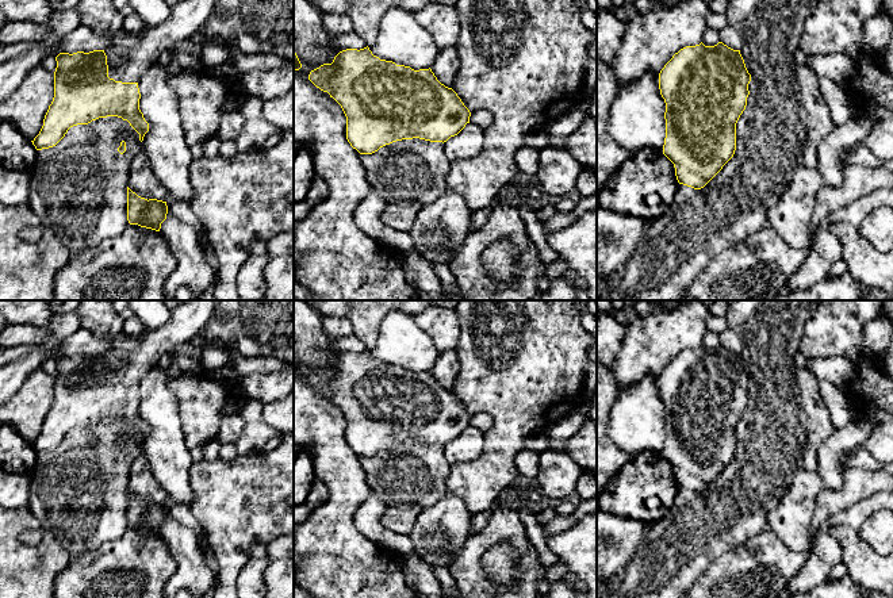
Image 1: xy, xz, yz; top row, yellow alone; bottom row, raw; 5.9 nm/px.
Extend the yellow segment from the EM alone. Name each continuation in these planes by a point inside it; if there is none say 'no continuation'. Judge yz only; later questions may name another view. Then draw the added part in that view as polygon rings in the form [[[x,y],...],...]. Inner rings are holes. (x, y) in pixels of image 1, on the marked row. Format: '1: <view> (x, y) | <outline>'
no continuation

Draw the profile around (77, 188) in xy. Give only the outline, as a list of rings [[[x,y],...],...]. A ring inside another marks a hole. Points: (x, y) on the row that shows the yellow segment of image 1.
[[[107,116],[77,124],[53,147],[37,152],[30,173],[28,206],[74,256],[123,233],[133,157],[143,149],[127,120]]]

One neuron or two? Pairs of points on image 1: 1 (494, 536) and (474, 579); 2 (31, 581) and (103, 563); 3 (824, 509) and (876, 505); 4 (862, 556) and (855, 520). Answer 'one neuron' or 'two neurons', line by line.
1: one neuron
2: two neurons
3: two neurons
4: two neurons

